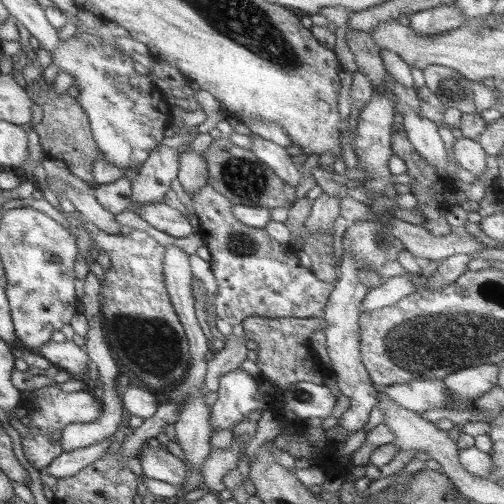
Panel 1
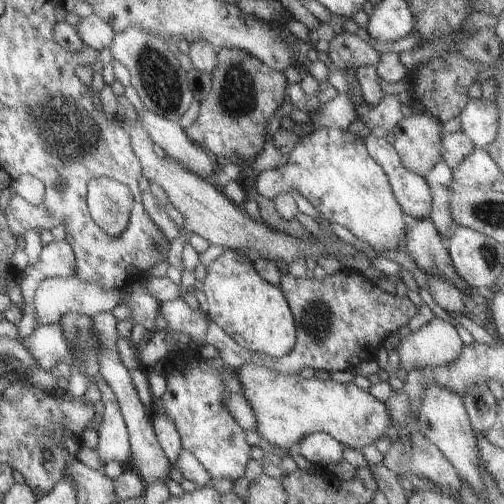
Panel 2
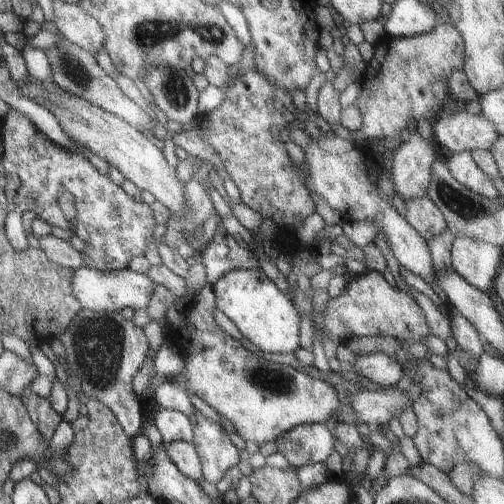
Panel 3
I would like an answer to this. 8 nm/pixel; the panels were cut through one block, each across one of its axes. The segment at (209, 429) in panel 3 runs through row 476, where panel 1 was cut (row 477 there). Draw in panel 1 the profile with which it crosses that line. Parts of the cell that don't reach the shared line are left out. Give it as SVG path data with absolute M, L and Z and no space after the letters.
M233 438L227 450L209 450L207 460L201 464L201 476L203 484L207 486L205 492L221 492L225 490L221 478L225 476L227 470L235 470L237 460L241 456L243 442L239 438Z

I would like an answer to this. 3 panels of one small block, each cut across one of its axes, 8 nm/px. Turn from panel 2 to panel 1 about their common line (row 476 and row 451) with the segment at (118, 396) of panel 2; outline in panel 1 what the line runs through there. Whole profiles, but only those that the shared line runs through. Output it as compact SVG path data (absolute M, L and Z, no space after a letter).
M145 446L139 456L137 456L141 468L143 468L143 476L151 478L151 480L159 480L159 482L167 482L171 486L183 486L187 480L187 466L185 462L181 462L179 458L171 456L165 448L151 448Z

